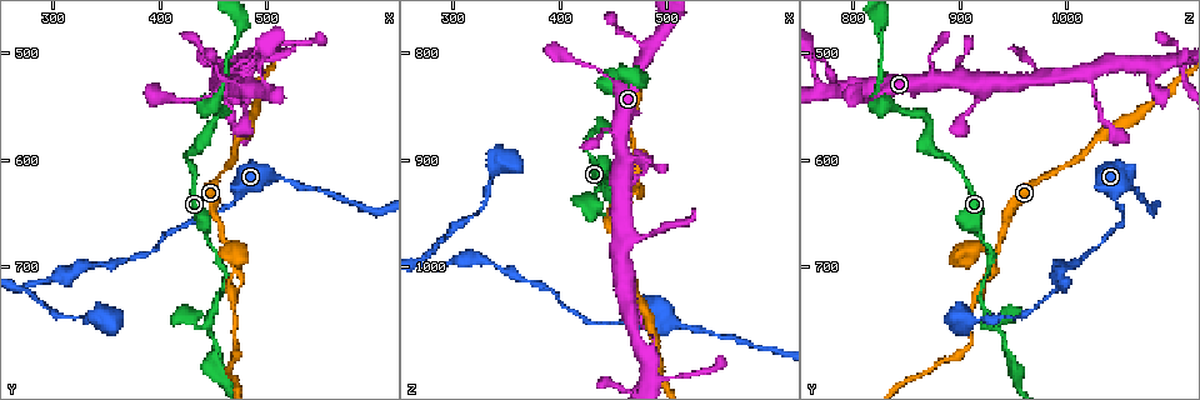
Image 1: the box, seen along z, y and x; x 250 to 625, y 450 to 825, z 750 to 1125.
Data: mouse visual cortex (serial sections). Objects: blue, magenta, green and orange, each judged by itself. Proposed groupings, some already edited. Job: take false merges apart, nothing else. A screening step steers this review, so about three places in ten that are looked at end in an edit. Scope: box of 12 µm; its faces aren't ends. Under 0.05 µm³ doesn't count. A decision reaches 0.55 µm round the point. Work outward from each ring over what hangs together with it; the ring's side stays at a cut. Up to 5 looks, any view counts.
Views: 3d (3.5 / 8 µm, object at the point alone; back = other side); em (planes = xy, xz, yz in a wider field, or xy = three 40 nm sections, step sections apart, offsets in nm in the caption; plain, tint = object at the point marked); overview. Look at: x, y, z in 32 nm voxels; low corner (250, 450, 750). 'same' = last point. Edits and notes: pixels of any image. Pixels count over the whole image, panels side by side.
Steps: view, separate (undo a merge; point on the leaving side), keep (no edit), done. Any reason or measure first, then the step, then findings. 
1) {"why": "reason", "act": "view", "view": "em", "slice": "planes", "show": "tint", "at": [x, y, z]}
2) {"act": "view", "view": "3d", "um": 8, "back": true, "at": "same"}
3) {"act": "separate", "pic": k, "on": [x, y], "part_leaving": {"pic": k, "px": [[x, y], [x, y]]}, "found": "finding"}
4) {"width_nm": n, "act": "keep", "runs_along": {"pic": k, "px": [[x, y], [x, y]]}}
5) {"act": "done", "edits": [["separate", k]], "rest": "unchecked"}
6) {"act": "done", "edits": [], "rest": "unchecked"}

{"why": "thick turns thin", "act": "view", "view": "3d", "um": 3.5, "at": [446, 516, 872]}

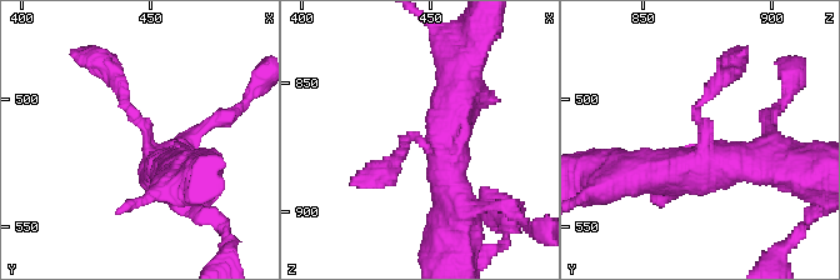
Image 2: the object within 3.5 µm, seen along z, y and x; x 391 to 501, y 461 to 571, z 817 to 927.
{"act": "keep", "runs_along": {"pic": 2, "px": [[178, 173], [111, 73]]}, "found": "continuous, no second cell"}

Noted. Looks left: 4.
{"why": "sharp bend", "act": "view", "view": "3d", "um": 3.5, "back": true, "at": [446, 754, 928]}

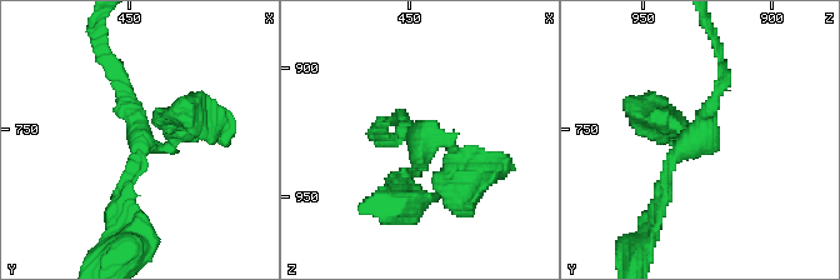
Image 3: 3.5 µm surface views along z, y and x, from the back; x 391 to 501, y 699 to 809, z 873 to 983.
{"arms": 3, "arm_widths_nm": [150, 150, 250], "why": "need the tissue", "act": "view", "view": "em", "slice": "planes", "show": "tint", "at": [445, 752, 929]}

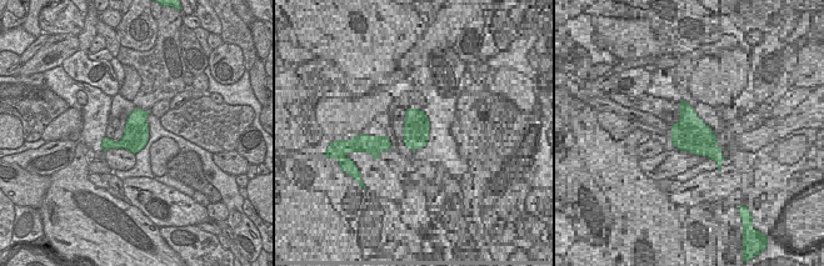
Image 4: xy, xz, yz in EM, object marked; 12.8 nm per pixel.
{"act": "keep", "runs_along": {"pic": 3, "px": [[721, 63], [703, 128], [668, 165], [654, 204]]}, "found": "all the same cell"}

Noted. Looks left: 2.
{"act": "done", "edits": [], "rest": "unchecked"}

